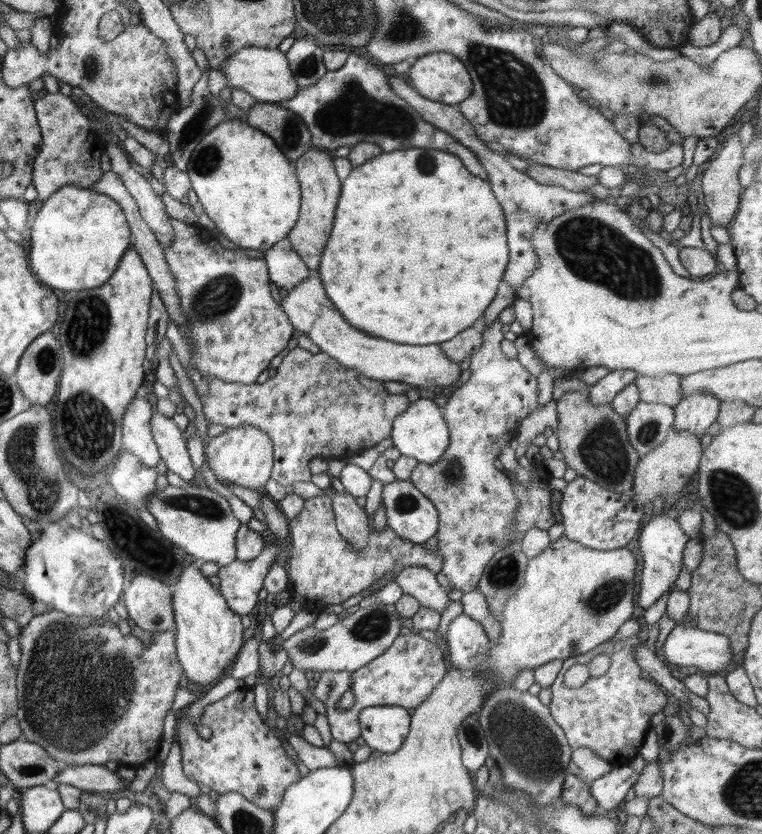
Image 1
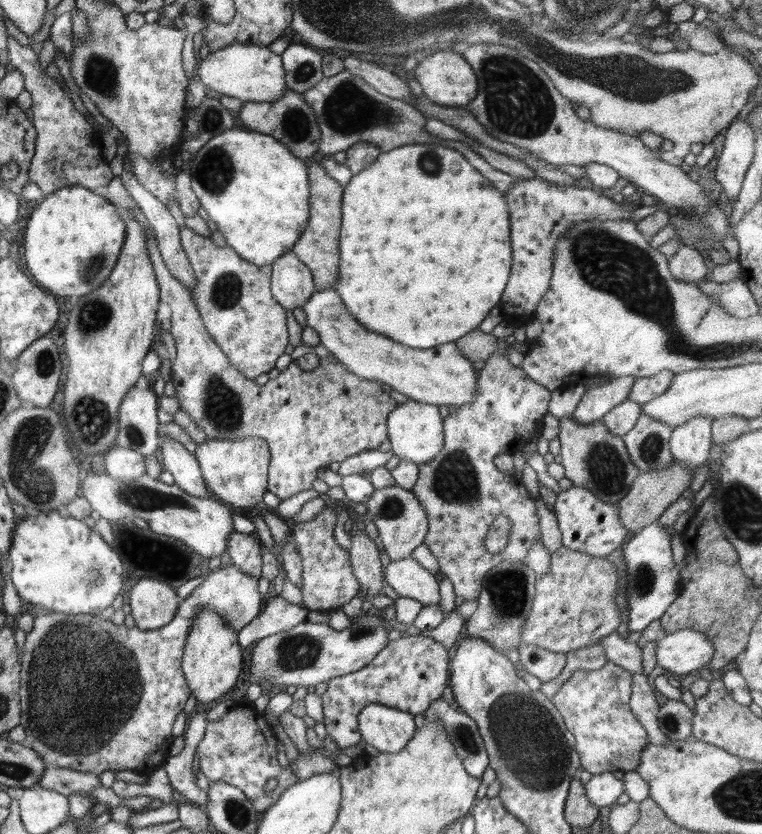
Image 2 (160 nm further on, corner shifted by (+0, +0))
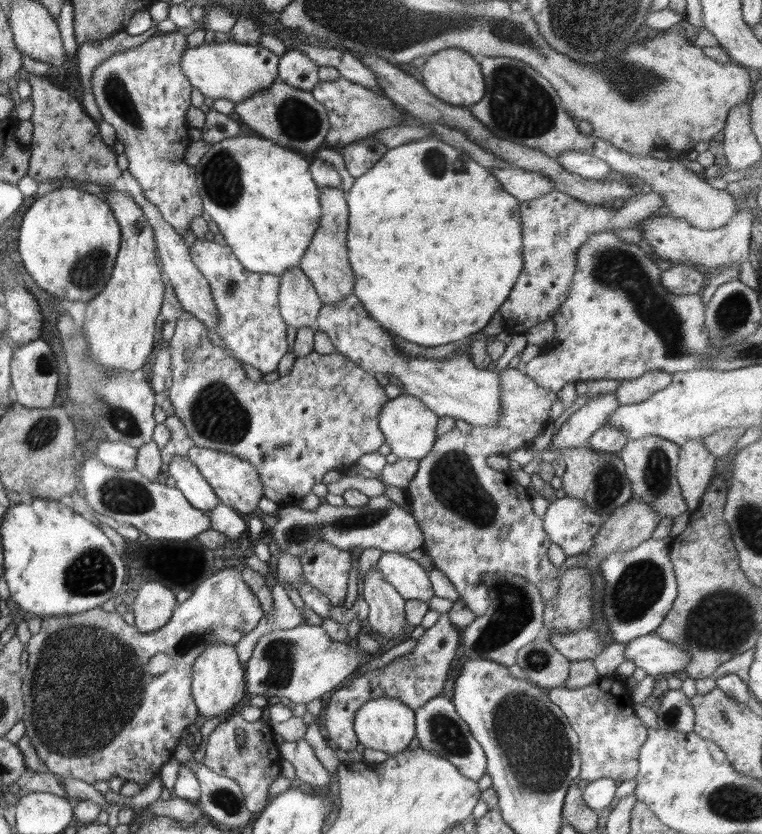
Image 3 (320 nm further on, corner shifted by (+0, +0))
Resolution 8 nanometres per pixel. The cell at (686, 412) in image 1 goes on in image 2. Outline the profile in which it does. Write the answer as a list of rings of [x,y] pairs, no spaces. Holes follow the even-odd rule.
[[[699,414],[674,428],[669,442],[673,458],[694,471],[709,462],[712,423],[713,418]]]

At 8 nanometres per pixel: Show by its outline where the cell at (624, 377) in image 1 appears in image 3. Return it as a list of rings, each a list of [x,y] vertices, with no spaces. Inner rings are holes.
[[[608,392],[592,397],[586,405],[573,413],[564,422],[557,435],[550,437],[550,449],[562,450],[585,446],[588,439],[608,420],[618,408],[619,402],[615,392]]]

